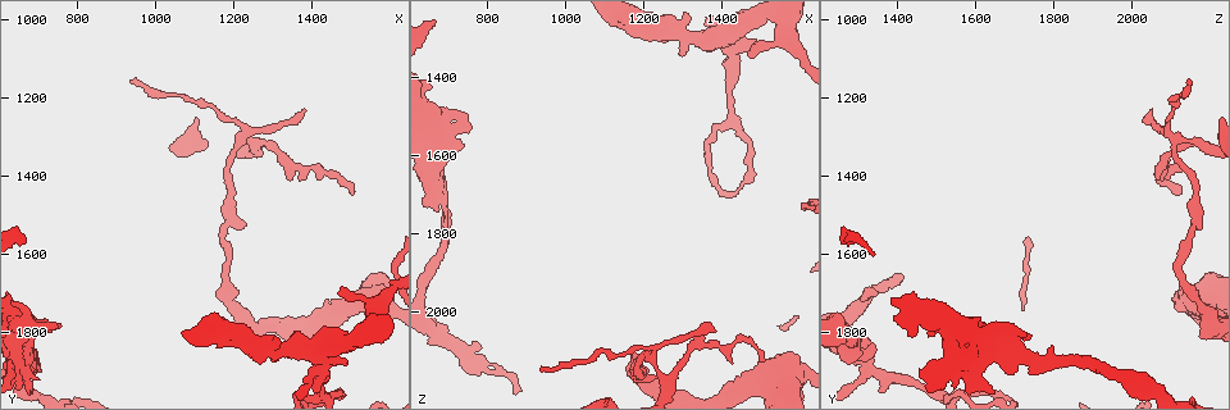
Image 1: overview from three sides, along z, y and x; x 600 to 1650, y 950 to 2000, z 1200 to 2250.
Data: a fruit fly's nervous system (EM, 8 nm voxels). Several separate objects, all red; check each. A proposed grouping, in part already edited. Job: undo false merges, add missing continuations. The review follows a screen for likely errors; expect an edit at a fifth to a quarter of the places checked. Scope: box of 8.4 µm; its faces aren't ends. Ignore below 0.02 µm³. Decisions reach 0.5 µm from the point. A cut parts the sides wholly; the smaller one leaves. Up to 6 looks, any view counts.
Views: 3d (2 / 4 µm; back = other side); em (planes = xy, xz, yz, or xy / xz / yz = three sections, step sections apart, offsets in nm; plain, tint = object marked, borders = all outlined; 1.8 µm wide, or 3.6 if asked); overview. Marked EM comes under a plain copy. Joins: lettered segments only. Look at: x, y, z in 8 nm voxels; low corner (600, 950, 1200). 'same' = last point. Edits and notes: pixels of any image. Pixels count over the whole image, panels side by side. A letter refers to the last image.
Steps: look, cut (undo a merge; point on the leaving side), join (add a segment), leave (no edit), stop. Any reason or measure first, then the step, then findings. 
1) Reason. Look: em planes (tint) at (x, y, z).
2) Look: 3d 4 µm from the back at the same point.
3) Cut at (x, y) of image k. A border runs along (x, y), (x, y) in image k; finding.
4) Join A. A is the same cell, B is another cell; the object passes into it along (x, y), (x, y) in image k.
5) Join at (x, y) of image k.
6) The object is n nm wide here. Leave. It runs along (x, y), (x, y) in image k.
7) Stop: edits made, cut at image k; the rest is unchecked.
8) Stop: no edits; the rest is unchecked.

Branch stops here. Look: em yz step 4 (borders) at (1465, 1700, 1345).

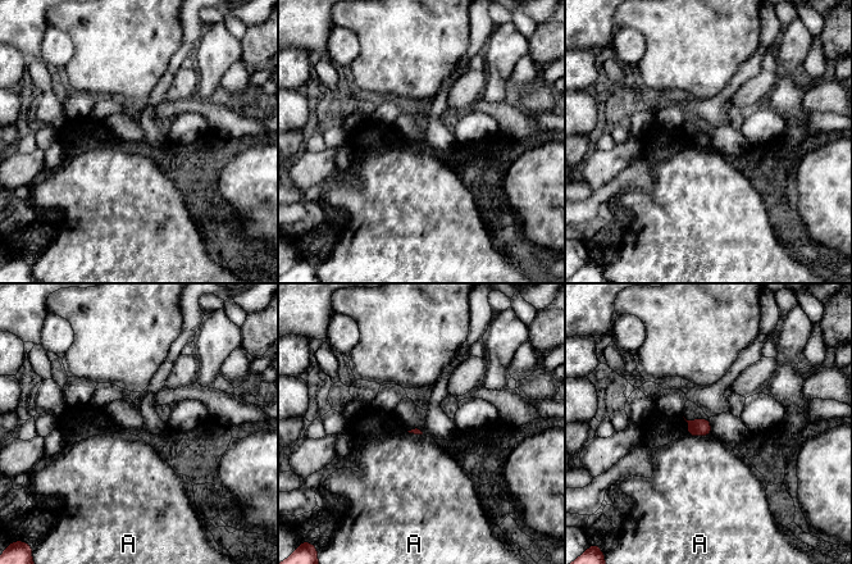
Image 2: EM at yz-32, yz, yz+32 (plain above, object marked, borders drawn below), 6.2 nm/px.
Look: em planes (borders) at the same point.

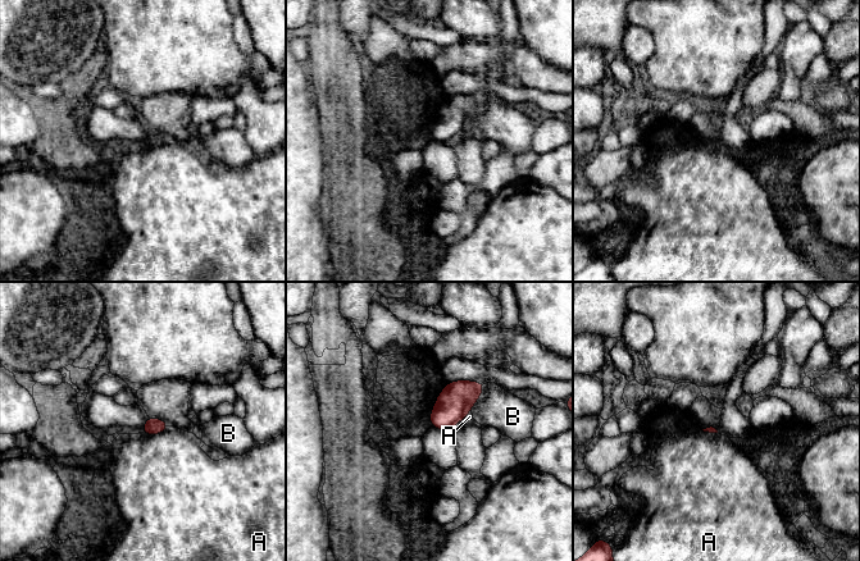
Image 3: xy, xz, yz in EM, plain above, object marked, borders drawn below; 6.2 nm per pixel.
Leave. A and B are other cells; a border runs along (168, 427), (157, 433), (142, 433) in image 3; none of them fits.

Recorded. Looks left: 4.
Thick turns thin. Look: 3d 2 µm from the back at (685, 1770, 1530).

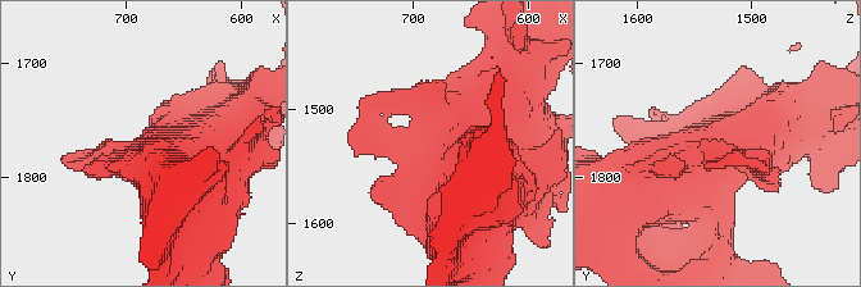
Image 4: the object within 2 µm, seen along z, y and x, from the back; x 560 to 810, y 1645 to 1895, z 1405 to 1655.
Look: em xz step 4 (borders) at (682, 1776, 1534).

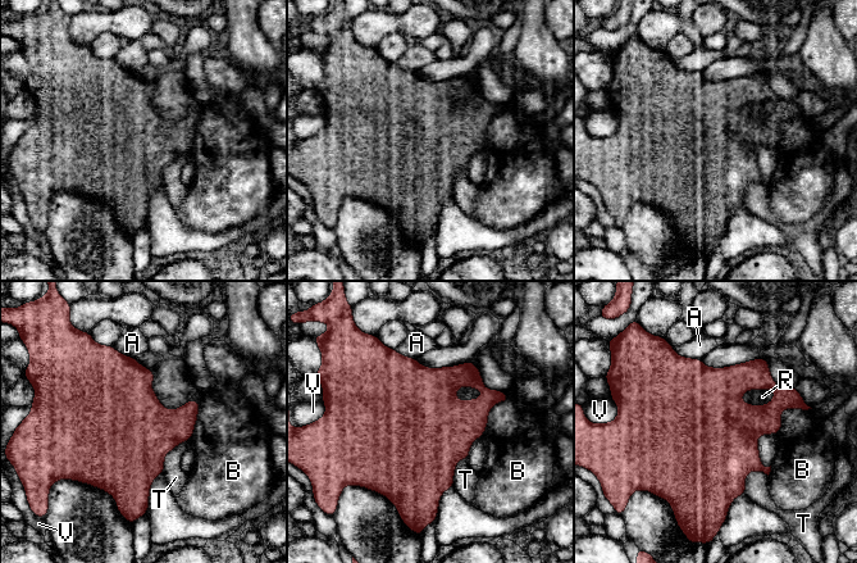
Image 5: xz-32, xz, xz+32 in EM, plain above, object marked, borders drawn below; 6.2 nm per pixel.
Leave. A, B, R, T and V are other cells; a border runs along (775, 391), (762, 405), (741, 400) in image 5; continuous, no second neuron.

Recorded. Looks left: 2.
Stop: no edits; the rest is unchecked.

